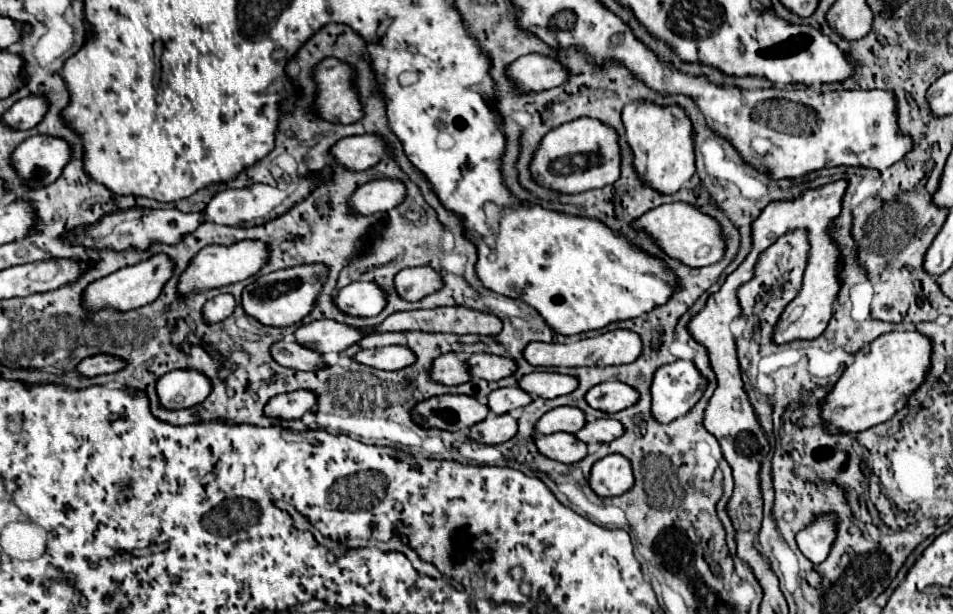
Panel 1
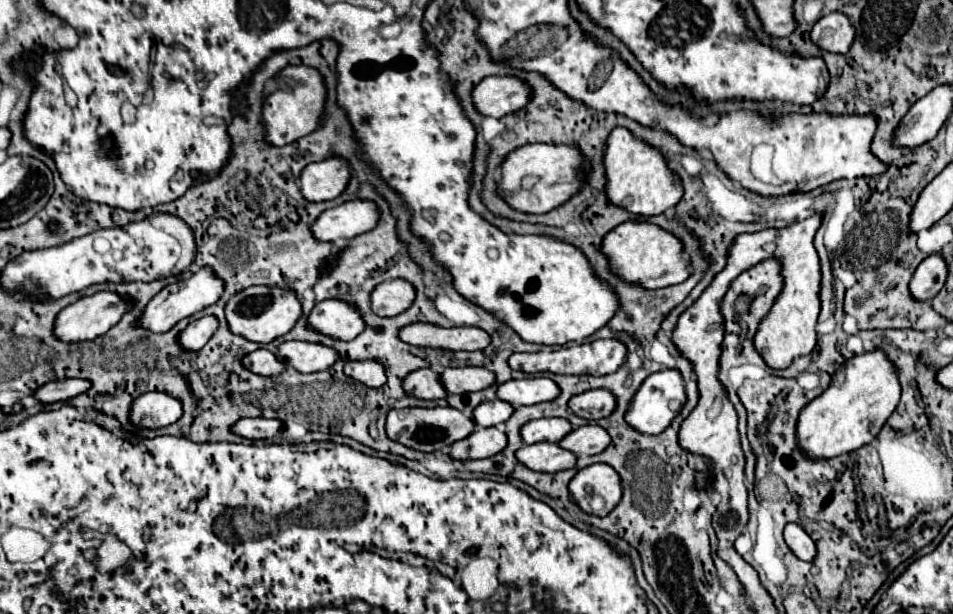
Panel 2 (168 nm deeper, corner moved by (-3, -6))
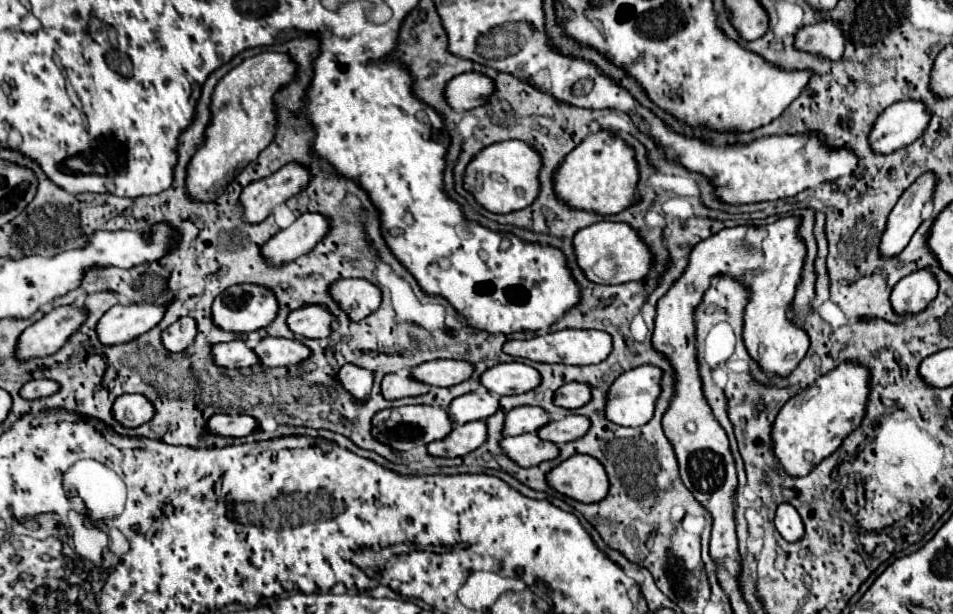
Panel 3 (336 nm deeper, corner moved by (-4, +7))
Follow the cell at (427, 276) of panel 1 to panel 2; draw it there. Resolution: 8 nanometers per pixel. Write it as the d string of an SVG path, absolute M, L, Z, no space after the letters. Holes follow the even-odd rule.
M394 279L380 283L372 291L372 307L380 317L394 317L402 311L406 311L416 297L414 285L406 279Z

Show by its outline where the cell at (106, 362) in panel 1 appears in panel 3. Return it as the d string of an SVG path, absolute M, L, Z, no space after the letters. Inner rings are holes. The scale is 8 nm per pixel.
M31 380L19 390L19 394L25 400L37 400L37 398L45 398L45 396L55 394L57 390L59 390L59 384L53 380Z

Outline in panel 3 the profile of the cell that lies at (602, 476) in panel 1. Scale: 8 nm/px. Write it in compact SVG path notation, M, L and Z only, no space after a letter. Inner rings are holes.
M575 454L547 472L547 484L559 494L587 504L603 500L609 490L605 468L585 454Z

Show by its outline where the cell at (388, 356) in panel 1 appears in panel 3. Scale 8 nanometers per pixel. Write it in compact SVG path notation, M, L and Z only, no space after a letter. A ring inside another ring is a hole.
M345 364L343 368L339 368L337 380L341 382L341 386L347 392L351 392L351 396L355 396L355 400L359 400L359 404L363 404L363 400L367 400L371 386L373 386L373 374L365 368L359 368L353 364Z

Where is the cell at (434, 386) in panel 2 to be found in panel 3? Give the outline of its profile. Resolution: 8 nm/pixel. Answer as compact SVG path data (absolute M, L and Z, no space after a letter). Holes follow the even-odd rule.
M387 374L381 382L381 392L385 400L399 400L407 396L419 396L429 392L429 386L409 378L407 374Z

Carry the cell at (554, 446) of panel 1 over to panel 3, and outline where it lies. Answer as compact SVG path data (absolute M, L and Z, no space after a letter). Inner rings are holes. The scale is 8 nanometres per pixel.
M535 432L519 434L519 436L507 436L499 442L507 458L515 460L521 468L537 466L545 460L553 460L559 456L559 448L553 442L541 440Z

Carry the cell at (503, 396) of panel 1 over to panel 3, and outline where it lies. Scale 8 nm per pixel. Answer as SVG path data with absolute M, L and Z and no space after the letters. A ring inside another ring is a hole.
M481 386L477 392L455 398L449 404L447 414L451 416L453 424L467 424L473 420L489 418L497 408L499 408L499 398Z

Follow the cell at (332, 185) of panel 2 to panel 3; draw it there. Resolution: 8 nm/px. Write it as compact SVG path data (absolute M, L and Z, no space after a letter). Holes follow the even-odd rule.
M287 164L279 172L251 182L239 196L243 220L249 224L263 222L275 206L287 202L309 182L309 172L299 164Z

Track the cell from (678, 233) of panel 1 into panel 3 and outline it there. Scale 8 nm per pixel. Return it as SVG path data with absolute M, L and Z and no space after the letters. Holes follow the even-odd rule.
M597 222L579 230L573 236L575 258L581 272L587 276L589 282L595 284L623 284L631 280L641 280L647 276L651 266L649 248L637 238L637 232L623 222Z

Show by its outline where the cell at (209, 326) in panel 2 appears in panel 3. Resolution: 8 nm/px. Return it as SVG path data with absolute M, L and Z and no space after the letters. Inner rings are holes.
M179 318L175 324L171 324L163 334L163 346L169 352L183 352L195 338L197 328L195 328L195 320L193 318Z

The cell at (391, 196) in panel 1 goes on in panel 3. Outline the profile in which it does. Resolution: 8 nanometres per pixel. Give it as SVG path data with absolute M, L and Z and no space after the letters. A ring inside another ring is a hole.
M303 214L289 228L279 230L267 244L263 244L263 256L269 264L283 266L295 258L313 250L313 246L327 234L329 222L321 214Z

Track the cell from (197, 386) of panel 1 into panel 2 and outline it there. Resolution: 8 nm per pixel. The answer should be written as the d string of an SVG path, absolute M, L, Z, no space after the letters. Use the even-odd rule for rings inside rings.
M150 391L132 403L132 423L136 427L166 427L182 417L182 401L168 393Z

